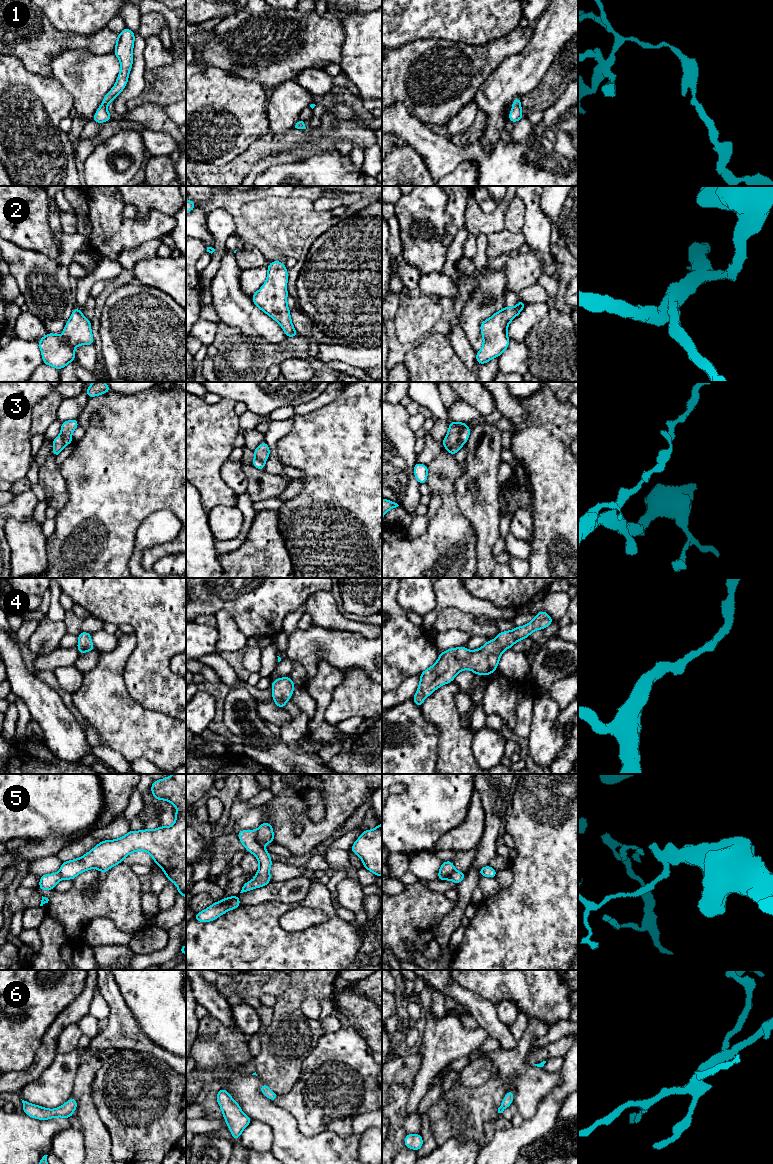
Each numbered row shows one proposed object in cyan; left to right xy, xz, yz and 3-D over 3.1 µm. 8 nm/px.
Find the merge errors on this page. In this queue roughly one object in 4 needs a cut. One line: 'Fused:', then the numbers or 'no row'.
Fused: 3, 5

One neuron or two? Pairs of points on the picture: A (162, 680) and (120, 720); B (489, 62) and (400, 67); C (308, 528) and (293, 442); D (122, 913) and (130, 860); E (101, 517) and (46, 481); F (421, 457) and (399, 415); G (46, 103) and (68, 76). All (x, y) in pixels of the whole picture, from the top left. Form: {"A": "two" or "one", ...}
{"A": "two", "B": "one", "C": "one", "D": "two", "E": "two", "F": "two", "G": "two"}

